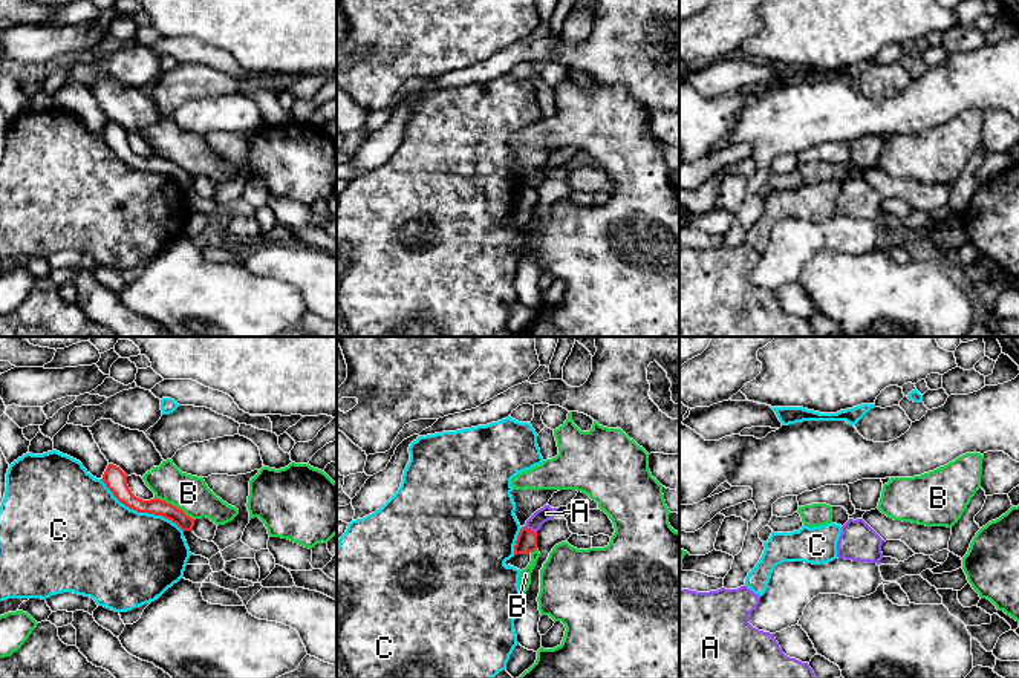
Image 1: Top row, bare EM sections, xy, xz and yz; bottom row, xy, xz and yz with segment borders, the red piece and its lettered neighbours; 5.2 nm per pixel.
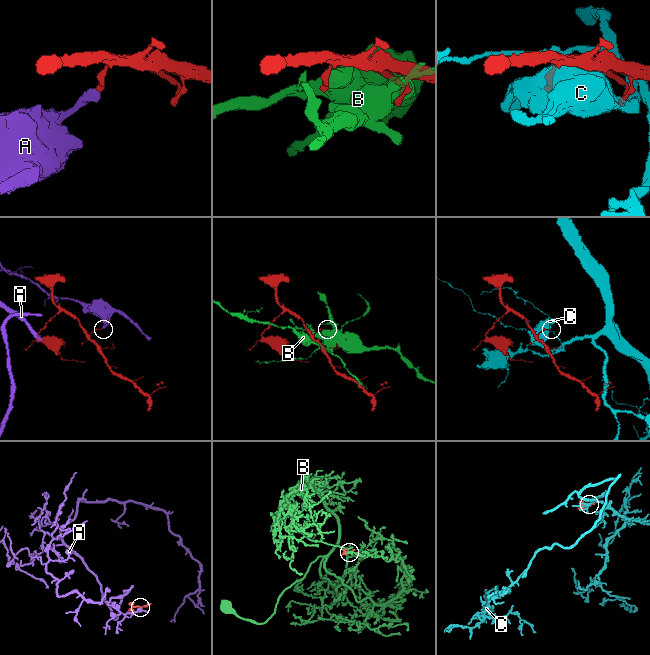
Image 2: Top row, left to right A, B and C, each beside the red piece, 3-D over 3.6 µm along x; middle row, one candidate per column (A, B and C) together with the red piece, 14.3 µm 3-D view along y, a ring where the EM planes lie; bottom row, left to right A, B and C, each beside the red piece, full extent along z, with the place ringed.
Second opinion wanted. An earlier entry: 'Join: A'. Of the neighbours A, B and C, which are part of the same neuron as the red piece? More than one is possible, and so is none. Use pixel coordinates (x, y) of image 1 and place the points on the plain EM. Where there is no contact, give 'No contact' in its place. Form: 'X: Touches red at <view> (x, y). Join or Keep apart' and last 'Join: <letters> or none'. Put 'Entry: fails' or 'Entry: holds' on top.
Entry: fails
A: Touches red at xz (530, 187). Keep apart
B: Touches red at xy (173, 162). Keep apart
C: Touches red at xy (141, 169). Keep apart
Join: none

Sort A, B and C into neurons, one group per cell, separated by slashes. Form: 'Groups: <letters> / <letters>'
Groups: A / B / C

